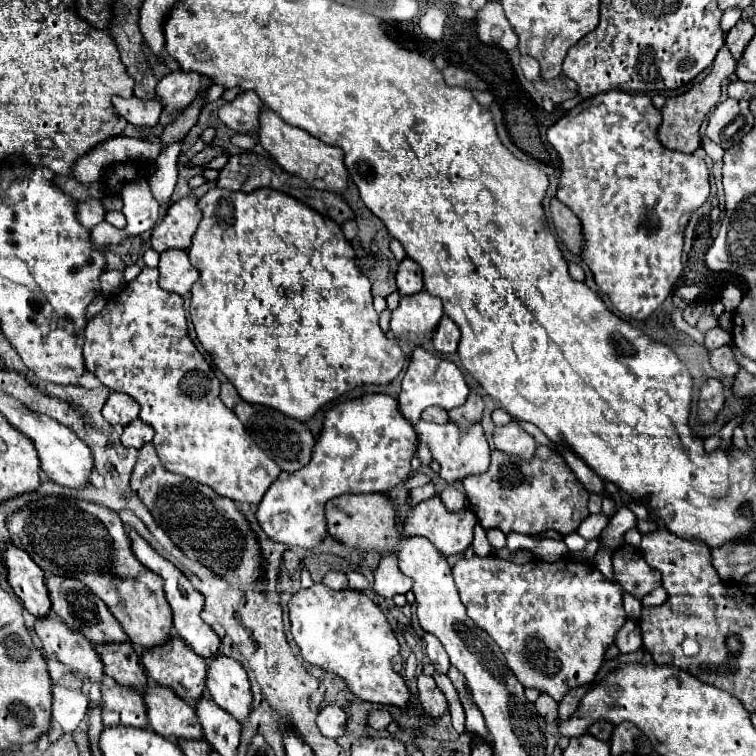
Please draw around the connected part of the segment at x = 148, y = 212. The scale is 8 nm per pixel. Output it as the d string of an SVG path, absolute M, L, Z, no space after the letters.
M145 175L129 181L121 189L121 197L125 201L123 213L127 217L127 235L141 235L153 229L160 218L159 203L154 198L149 183L143 181L147 181Z

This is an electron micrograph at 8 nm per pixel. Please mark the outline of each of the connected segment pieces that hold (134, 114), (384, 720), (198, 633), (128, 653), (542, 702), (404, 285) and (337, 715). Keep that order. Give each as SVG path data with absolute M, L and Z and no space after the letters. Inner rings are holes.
M115 97L113 107L117 109L117 113L121 117L125 117L131 125L135 125L139 129L155 127L159 123L159 117L163 111L163 105L159 101L141 101L137 97L131 97L131 99Z
M371 711L369 717L367 717L367 725L371 729L377 729L377 731L385 729L389 725L389 721L391 721L391 713L389 711Z
M129 529L129 537L131 537L131 551L133 551L133 555L141 561L141 565L145 565L147 569L151 569L153 573L157 573L157 575L163 577L163 583L165 583L163 589L165 589L165 597L167 597L167 601L169 601L169 605L171 605L171 609L173 609L173 627L175 627L177 635L179 635L193 651L197 651L201 657L205 657L205 659L215 657L217 651L219 651L221 639L219 639L219 635L199 617L199 613L201 613L201 609L203 609L203 603L205 603L203 595L191 585L191 581L189 581L171 561L163 559L137 531Z
M129 641L95 645L95 649L103 661L107 677L113 677L119 685L133 689L143 689L147 685L147 675L139 663L141 657Z
M539 695L539 699L535 701L535 707L537 707L537 713L547 721L547 723L553 723L557 719L557 703L553 701L553 697L549 695Z
M405 257L399 263L397 289L401 295L413 295L413 293L419 293L423 289L423 273L421 273L419 265L409 257Z
M325 705L317 715L317 727L329 739L339 739L345 733L345 723L345 711L337 705Z

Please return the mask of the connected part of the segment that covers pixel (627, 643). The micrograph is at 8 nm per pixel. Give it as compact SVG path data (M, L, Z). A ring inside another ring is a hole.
M627 619L623 627L617 631L615 645L621 653L633 653L641 647L641 631L637 629L637 623L633 619Z

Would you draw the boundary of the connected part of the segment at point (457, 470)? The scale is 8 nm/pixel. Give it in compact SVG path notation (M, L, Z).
M419 421L415 425L415 431L417 431L417 437L419 437L419 443L427 445L433 459L439 461L439 465L441 465L439 475L447 483L461 481L463 477L473 475L473 473L485 473L485 469L489 469L489 445L487 445L487 439L483 435L481 423L473 423L469 427L459 427L453 421L447 421L445 425Z

